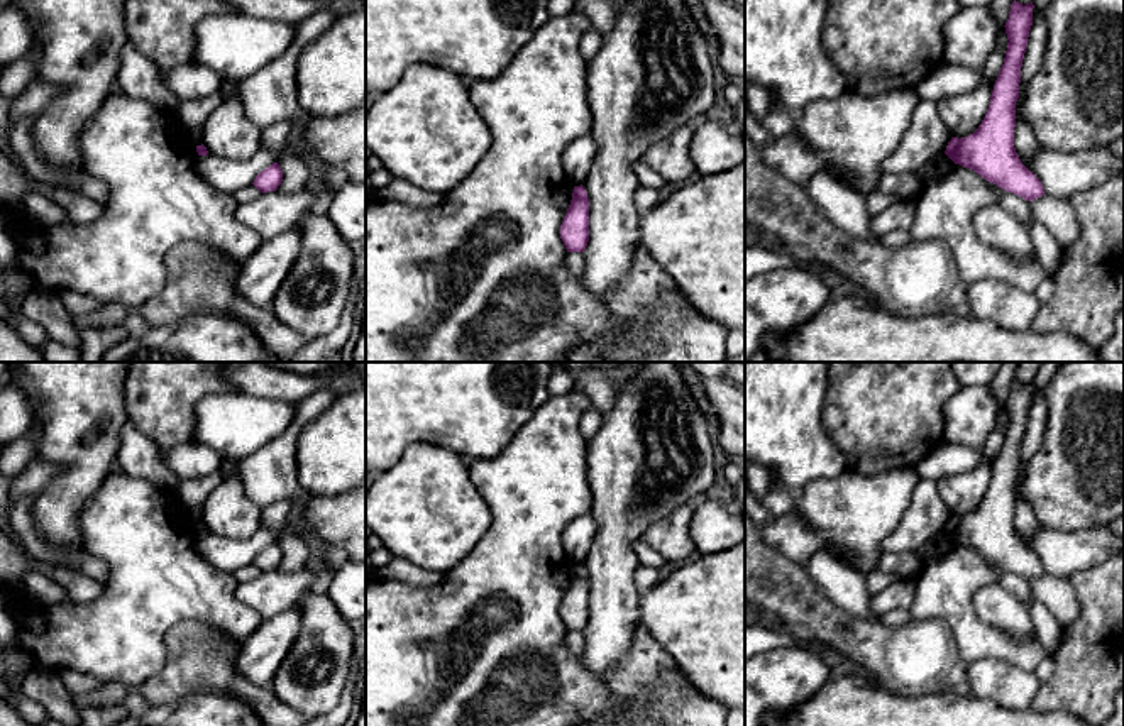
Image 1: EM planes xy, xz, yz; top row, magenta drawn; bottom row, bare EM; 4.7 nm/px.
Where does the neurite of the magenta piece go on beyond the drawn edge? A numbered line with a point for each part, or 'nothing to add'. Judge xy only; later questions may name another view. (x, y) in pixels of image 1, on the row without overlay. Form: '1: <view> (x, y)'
nothing to add

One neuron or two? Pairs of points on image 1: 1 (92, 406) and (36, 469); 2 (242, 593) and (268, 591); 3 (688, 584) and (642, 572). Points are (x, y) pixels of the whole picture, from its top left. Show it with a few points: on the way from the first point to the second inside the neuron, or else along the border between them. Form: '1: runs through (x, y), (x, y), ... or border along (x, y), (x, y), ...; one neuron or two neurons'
1: border along (63, 464), (63, 469), (36, 496); two neurons
2: runs through (249, 593), (261, 593); one neuron
3: border along (659, 579), (642, 593); two neurons

